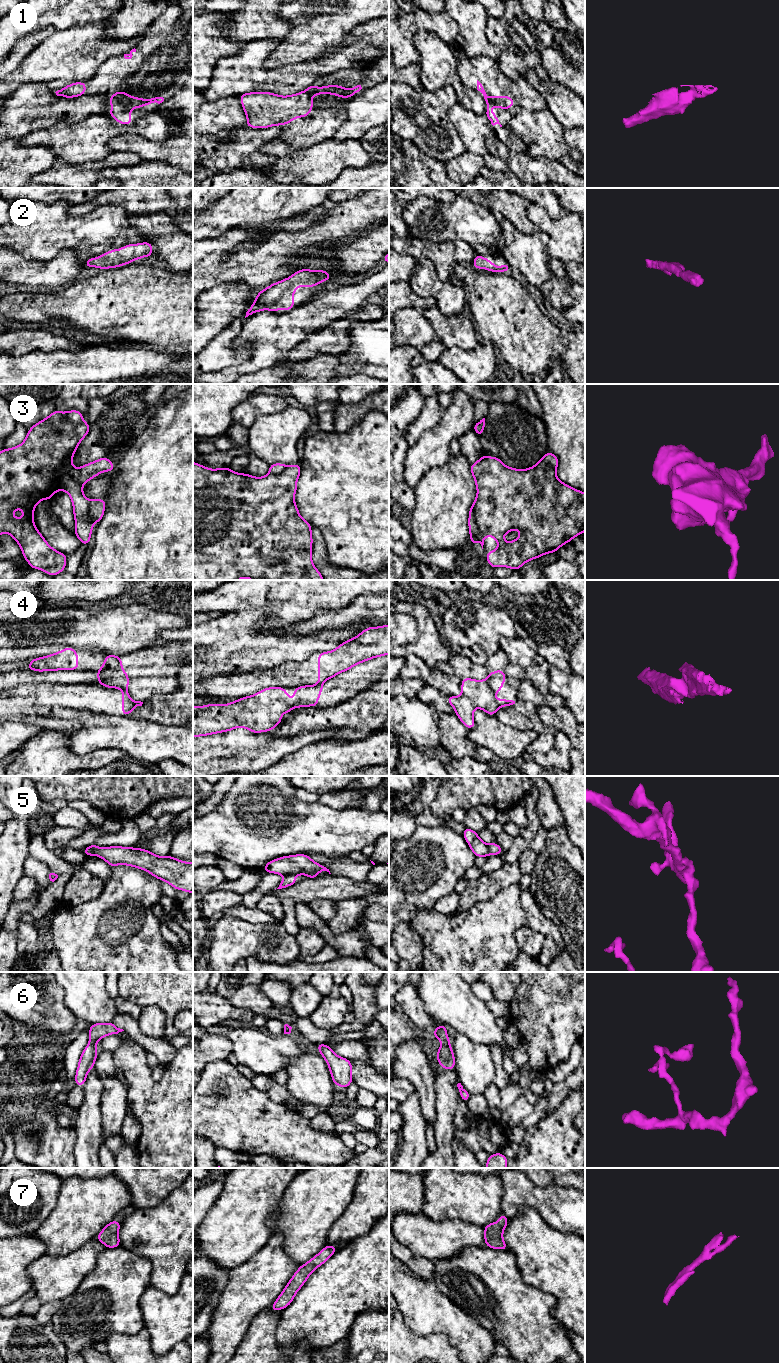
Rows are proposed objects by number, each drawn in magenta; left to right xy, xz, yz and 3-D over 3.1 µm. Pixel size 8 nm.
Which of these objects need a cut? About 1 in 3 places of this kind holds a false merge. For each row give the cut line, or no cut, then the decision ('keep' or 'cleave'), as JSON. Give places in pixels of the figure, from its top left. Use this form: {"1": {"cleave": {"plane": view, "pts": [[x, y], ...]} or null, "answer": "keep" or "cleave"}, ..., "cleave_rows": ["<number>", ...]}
{"1": {"cleave": null, "answer": "keep"}, "2": {"cleave": null, "answer": "keep"}, "3": {"cleave": {"plane": "yz", "pts": [[473, 502], [474, 520], [483, 540]]}, "answer": "cleave"}, "4": {"cleave": {"plane": "yz", "pts": [[486, 680], [494, 693]]}, "answer": "cleave"}, "5": {"cleave": {"plane": "yz", "pts": [[487, 845], [490, 853]]}, "answer": "cleave"}, "6": {"cleave": null, "answer": "keep"}, "7": {"cleave": null, "answer": "keep"}, "cleave_rows": ["3", "4", "5"]}

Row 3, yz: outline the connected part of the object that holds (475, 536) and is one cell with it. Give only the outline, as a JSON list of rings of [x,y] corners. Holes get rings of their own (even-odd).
[[[474,502],[469,510],[469,519],[468,519],[468,526],[469,526],[469,533],[470,533],[470,543],[476,544],[479,542],[482,546],[484,545],[483,537],[479,531],[477,523],[475,521],[474,511],[473,511]]]

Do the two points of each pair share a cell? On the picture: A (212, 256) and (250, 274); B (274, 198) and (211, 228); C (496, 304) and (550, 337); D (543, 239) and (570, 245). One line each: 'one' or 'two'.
A: one
B: one
C: one
D: two

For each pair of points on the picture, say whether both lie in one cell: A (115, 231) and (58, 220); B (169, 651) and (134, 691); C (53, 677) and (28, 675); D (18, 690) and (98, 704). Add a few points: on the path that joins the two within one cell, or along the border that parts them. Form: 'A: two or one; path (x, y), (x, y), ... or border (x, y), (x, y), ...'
A: one; path (101, 231), (75, 231), (72, 229)
B: one; path (159, 659), (143, 675), (142, 681)
C: one; path (47, 676), (34, 676)
D: one; path (38, 694), (78, 696)

